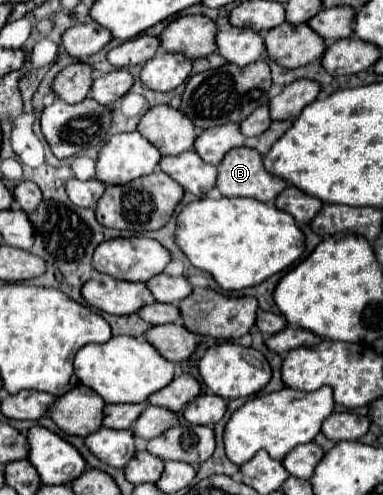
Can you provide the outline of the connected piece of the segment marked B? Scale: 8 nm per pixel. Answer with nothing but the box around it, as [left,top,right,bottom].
[218,148,286,204]

